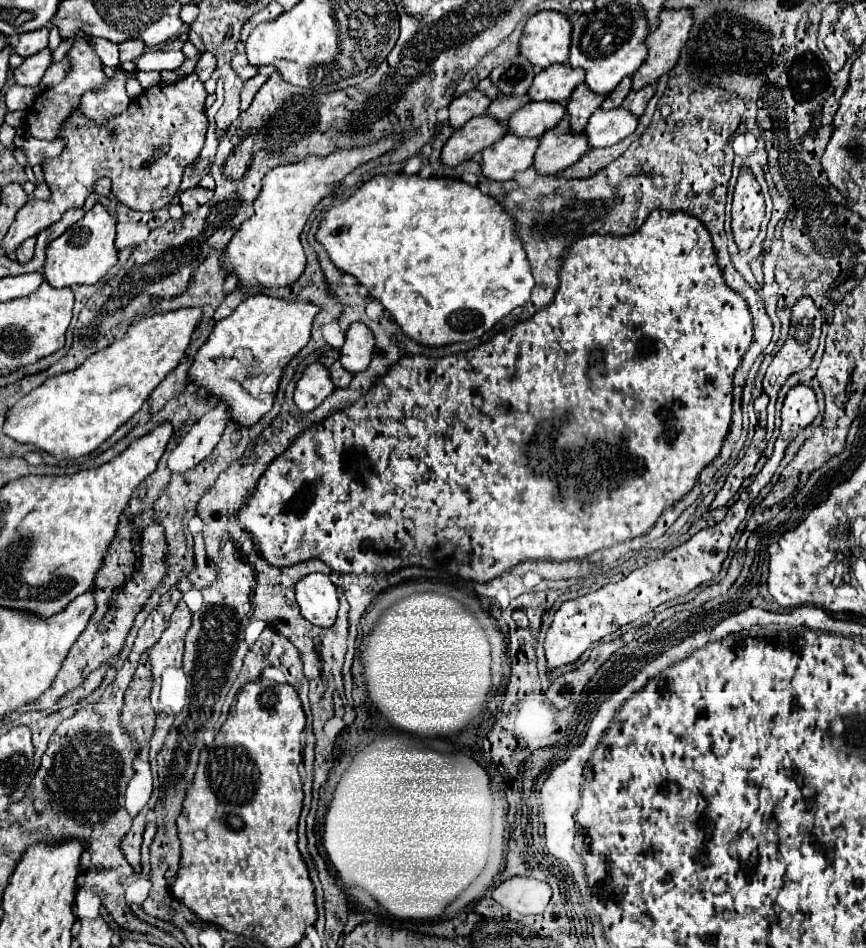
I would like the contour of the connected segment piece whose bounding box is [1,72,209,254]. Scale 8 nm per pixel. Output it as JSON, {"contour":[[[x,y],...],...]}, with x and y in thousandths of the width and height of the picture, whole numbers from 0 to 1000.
{"contour":[[[223,76],[204,86],[184,86],[174,91],[161,103],[151,105],[147,116],[124,124],[119,131],[98,124],[98,120],[87,114],[66,141],[75,152],[75,158],[47,173],[52,192],[59,200],[57,211],[31,213],[13,236],[1,262],[15,268],[27,253],[43,249],[54,238],[68,234],[77,222],[96,219],[112,188],[126,188],[128,207],[151,222],[179,224],[191,219],[207,200],[214,177],[221,175],[234,158],[241,135],[237,103],[237,89]]]}

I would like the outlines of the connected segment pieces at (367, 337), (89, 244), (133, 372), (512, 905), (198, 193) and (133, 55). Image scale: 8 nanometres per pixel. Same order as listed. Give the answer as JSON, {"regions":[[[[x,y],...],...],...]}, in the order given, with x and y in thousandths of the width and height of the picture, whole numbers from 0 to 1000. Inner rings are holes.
{"regions":[[[[408,340],[398,352],[398,363],[394,367],[394,384],[401,392],[412,395],[419,392],[428,378],[431,378],[431,367],[433,367],[433,352],[428,346],[419,340]]],[[[110,215],[105,224],[100,224],[87,238],[82,238],[75,247],[70,247],[54,259],[50,291],[61,304],[112,300],[126,287],[126,283],[135,278],[135,274],[137,270],[133,262],[133,230],[126,228],[117,215]]],[[[207,325],[184,333],[170,333],[149,344],[142,359],[130,361],[117,371],[105,373],[91,388],[54,399],[45,409],[29,416],[10,435],[6,445],[6,458],[20,466],[38,468],[45,475],[70,483],[91,483],[112,475],[140,447],[144,447],[154,437],[161,435],[163,426],[174,418],[174,414],[186,405],[186,401],[197,395],[209,382],[221,352],[232,338],[232,325]]],[[[595,924],[576,932],[569,939],[569,947],[579,956],[599,964],[627,964],[636,947],[636,937],[622,928]]],[[[232,196],[211,200],[209,203],[209,219],[211,219],[211,224],[225,224],[230,217],[241,213],[244,207],[246,207],[246,200],[239,200]]],[[[147,42],[142,46],[137,46],[137,57],[140,57],[140,65],[156,65],[167,53],[167,46],[161,44],[161,42]]]]}

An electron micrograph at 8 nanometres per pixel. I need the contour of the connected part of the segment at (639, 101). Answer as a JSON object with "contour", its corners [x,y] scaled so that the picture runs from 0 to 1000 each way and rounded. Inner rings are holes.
{"contour":[[[745,91],[745,93],[740,93],[740,95],[729,97],[726,103],[719,105],[719,112],[726,114],[731,120],[740,122],[740,120],[745,118],[745,114],[747,114],[747,108],[754,103],[754,99],[756,99],[756,93],[754,93],[754,91]]]}

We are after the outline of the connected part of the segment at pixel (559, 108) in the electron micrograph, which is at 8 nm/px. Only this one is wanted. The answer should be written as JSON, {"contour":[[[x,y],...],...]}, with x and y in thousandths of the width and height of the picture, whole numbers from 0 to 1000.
{"contour":[[[613,108],[597,116],[590,127],[585,127],[585,133],[597,143],[625,146],[634,135],[641,135],[652,120],[655,116],[645,108]]]}

